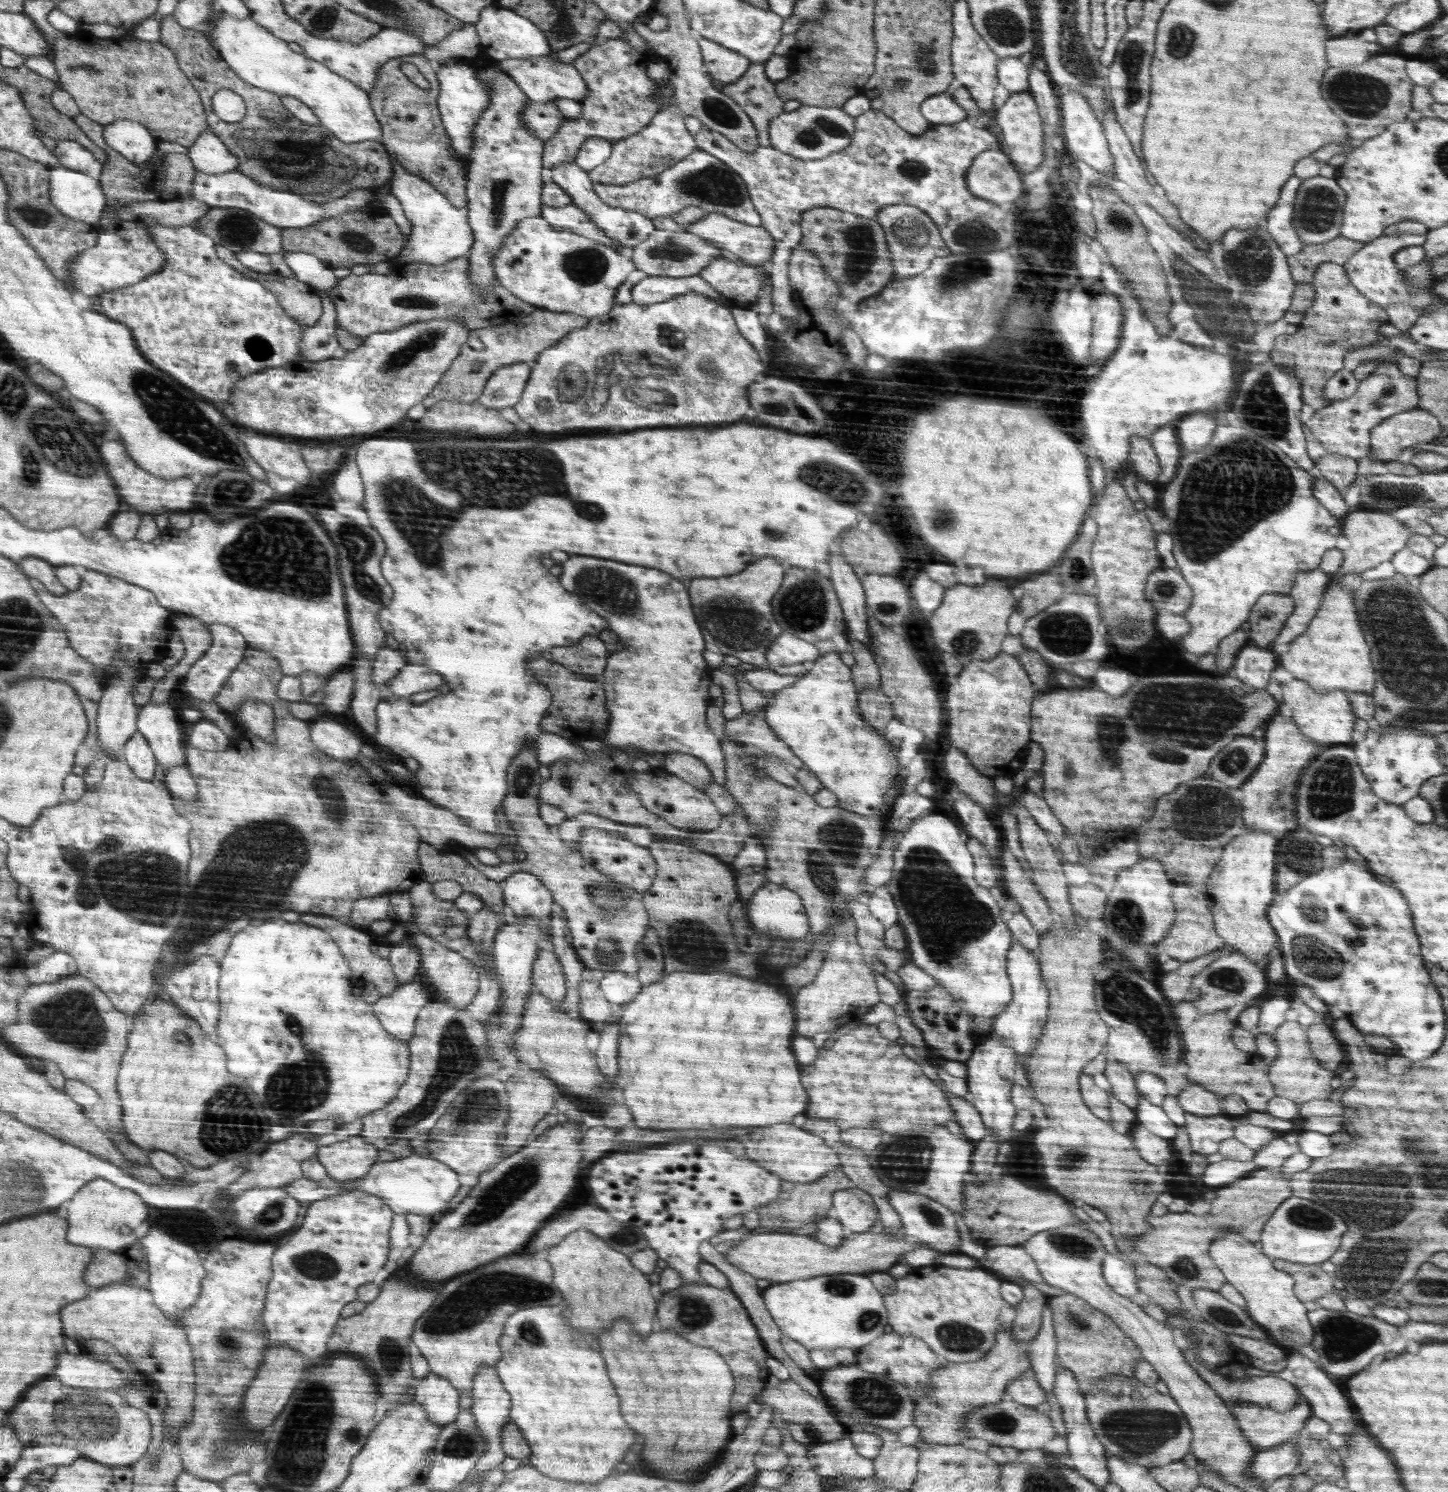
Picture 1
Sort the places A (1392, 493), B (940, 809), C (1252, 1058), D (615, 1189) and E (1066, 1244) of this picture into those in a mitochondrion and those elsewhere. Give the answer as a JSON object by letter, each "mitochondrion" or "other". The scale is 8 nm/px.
{"A":"mitochondrion","B":"other","C":"other","D":"other","E":"mitochondrion"}

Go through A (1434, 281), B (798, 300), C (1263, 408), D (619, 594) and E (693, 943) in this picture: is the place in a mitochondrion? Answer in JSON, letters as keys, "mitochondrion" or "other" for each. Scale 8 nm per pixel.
{"A":"other","B":"other","C":"mitochondrion","D":"mitochondrion","E":"mitochondrion"}

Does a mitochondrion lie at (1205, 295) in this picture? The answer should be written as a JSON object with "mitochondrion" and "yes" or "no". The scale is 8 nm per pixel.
{"mitochondrion":"yes"}

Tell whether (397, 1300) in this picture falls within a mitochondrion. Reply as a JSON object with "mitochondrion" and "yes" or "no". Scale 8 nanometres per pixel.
{"mitochondrion":"no"}

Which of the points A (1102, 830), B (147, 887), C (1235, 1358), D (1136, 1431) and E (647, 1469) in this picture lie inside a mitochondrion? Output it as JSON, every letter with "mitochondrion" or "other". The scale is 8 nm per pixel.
{"A":"other","B":"mitochondrion","C":"other","D":"mitochondrion","E":"other"}

